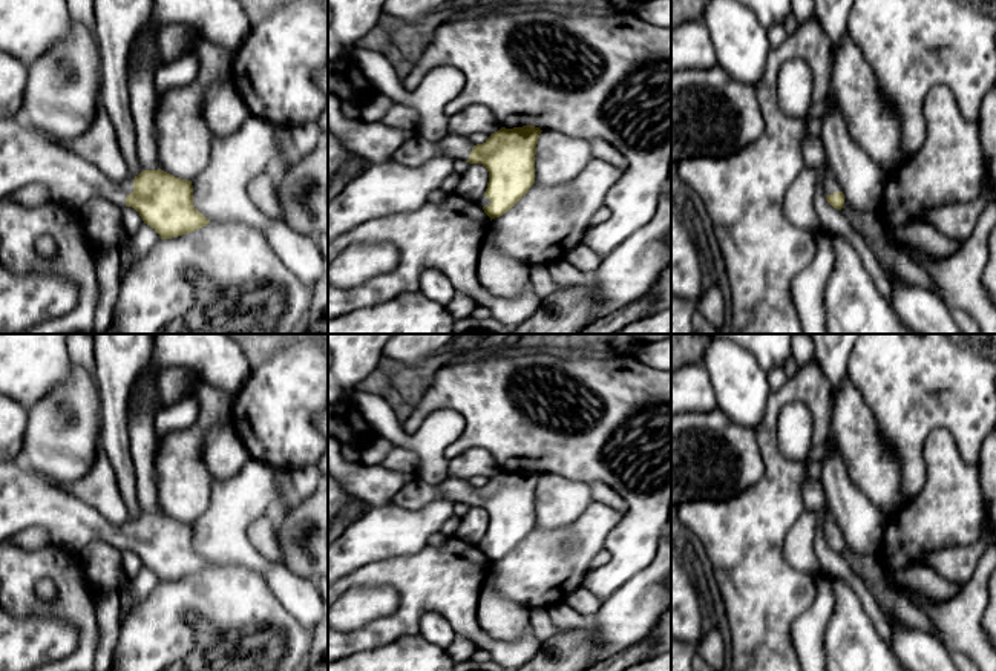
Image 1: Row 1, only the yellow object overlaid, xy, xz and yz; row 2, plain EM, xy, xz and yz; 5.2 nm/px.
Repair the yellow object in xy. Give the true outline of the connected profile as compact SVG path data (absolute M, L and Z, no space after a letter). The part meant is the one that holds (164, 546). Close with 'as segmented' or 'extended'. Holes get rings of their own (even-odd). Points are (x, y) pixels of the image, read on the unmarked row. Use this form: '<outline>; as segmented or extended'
M0 463L0 542L31 527L46 529L52 545L78 555L93 541L132 550L161 582L188 578L210 565L193 548L192 524L158 512L115 527L80 498L38 480L25 464Z; extended

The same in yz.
M827 519L823 524L823 536L826 539L826 544L837 553L841 553L844 548L844 538L841 533L840 525L835 519Z; extended

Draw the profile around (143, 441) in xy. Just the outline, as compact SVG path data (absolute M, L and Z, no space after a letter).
M150 383L143 386L141 395L143 404L136 414L127 408L129 452L135 466L139 507L143 513L158 513L155 414L164 406L158 400L158 391Z

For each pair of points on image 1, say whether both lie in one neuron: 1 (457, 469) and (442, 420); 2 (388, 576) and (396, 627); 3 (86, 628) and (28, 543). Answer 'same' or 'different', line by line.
1: different
2: same
3: different

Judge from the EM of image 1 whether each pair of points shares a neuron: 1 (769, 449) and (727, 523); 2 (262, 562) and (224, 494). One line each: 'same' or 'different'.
1: same
2: same

